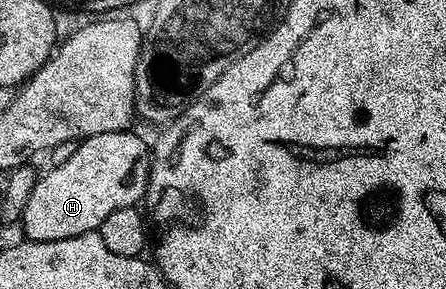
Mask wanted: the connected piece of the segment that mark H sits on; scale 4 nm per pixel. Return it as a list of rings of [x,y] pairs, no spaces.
[[[133,131],[122,133],[103,133],[93,137],[85,137],[79,142],[77,150],[66,163],[51,166],[49,173],[41,172],[34,183],[34,191],[30,191],[30,199],[26,202],[26,211],[19,220],[24,225],[23,236],[29,241],[57,241],[58,239],[74,239],[74,235],[86,235],[99,230],[102,219],[113,211],[122,211],[139,206],[145,200],[150,172],[148,173],[148,145]]]

